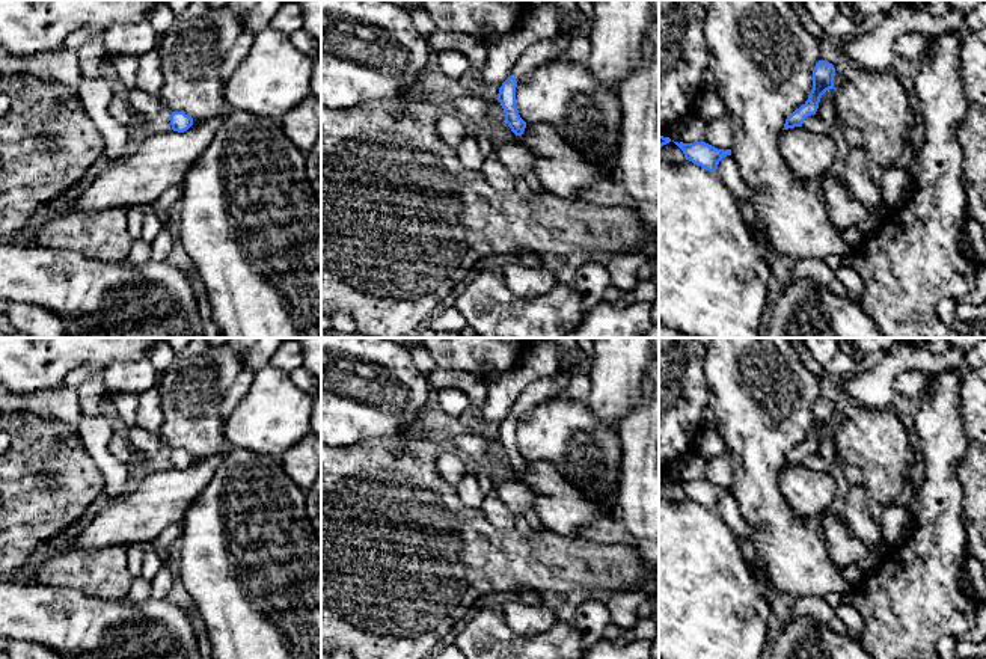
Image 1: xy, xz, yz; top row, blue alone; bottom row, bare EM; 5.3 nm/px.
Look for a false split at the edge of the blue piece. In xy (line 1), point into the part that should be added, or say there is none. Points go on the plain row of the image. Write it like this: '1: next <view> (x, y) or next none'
1: next none

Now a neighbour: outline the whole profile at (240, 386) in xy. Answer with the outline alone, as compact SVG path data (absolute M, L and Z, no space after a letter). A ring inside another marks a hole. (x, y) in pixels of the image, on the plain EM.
M243 366L229 391L225 394L222 404L219 407L219 413L223 419L226 419L235 409L235 406L246 397L253 382L253 377L255 371L247 366Z

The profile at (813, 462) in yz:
M811 452L808 455L805 455L802 464L810 469L810 470L816 470L816 472L823 472L823 474L831 474L829 464L816 452Z

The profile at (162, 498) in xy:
M213 455L187 469L158 470L109 504L71 543L71 552L112 546L128 547L155 540L169 525L182 522L188 505L213 480L220 457Z

